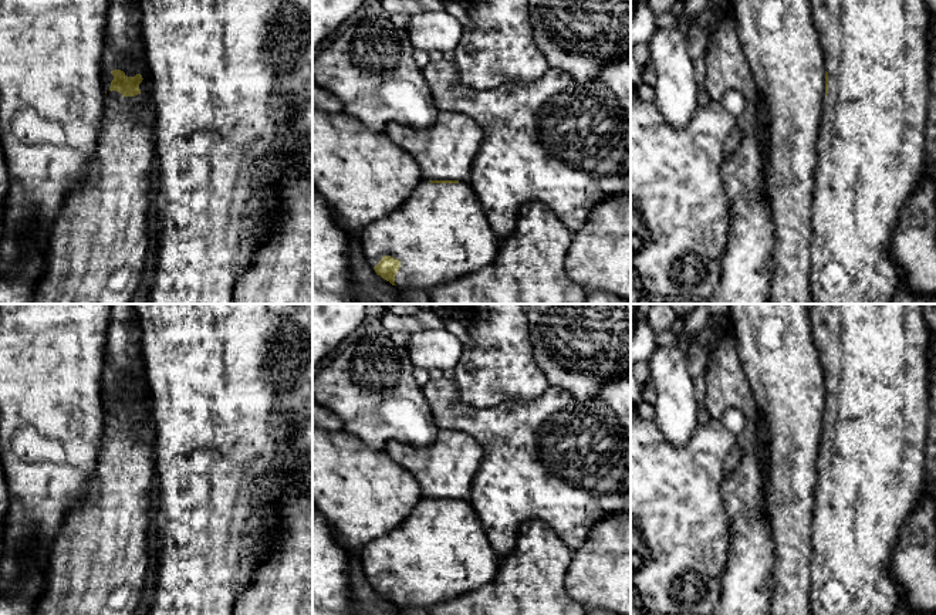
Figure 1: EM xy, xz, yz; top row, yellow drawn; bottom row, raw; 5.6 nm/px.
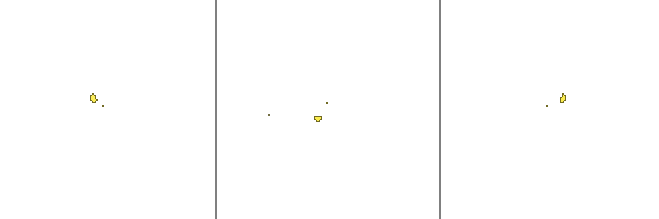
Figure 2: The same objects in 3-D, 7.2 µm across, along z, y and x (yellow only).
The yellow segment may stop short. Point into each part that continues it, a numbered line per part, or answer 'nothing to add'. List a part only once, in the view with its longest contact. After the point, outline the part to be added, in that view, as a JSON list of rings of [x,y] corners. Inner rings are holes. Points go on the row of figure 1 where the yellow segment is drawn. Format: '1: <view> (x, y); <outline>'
1: xz (439, 233); [[[426,179],[396,210],[358,233],[364,256],[372,267],[383,256],[401,261],[395,284],[402,290],[432,290],[477,271],[496,258],[501,241],[469,182],[430,183]]]

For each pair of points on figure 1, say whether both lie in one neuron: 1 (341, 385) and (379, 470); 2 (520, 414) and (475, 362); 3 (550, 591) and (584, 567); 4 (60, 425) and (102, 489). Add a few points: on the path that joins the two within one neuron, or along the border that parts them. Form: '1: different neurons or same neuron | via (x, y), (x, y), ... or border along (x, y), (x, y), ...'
1: different neurons | border along (343, 429), (360, 438), (372, 449), (382, 450)
2: different neurons | border along (541, 394), (476, 408)
3: different neurons | border along (571, 551), (566, 590), (575, 600)
4: different neurons | border along (101, 442), (95, 470), (87, 492), (77, 504)

